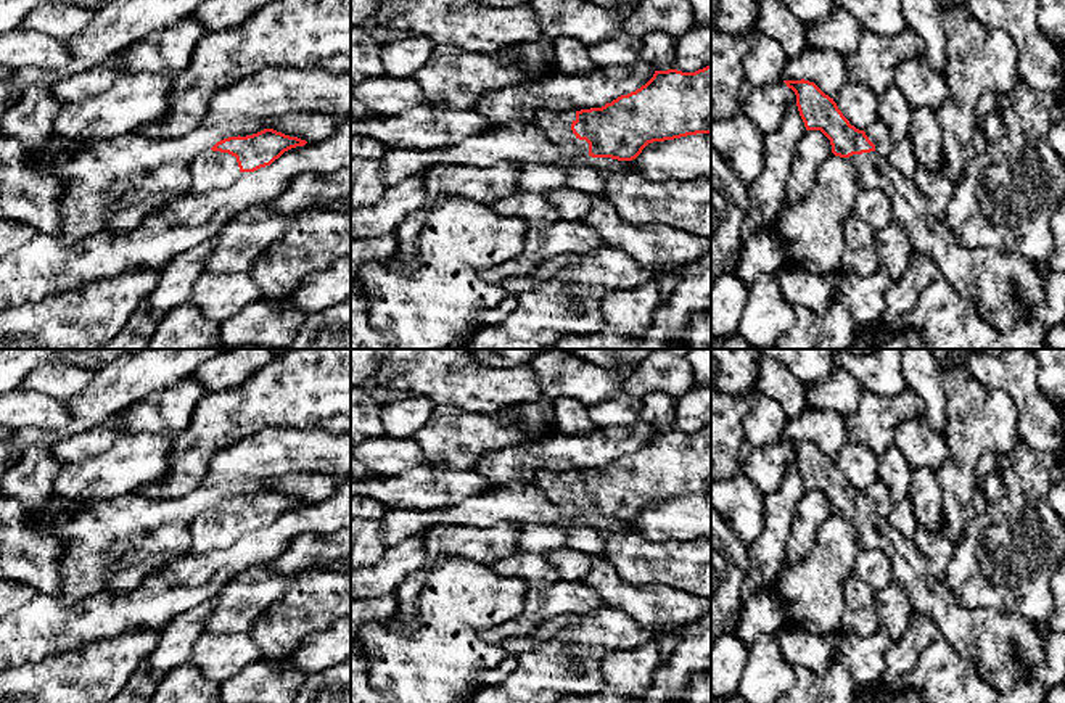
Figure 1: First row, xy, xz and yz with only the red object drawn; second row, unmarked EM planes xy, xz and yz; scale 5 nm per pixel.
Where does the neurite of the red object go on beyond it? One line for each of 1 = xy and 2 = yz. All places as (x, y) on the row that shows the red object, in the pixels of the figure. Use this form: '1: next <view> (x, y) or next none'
1: next xy (209, 169)
2: next yz (1006, 287)

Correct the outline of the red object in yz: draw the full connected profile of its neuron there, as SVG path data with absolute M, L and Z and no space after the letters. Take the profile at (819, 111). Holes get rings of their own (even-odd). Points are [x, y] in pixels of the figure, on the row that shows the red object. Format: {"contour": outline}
{"contour": "M783 80L796 95L796 106L806 130L820 130L832 145L832 153L848 158L861 188L878 188L886 193L894 220L901 222L912 241L914 253L933 261L944 277L965 298L973 301L981 314L1002 333L1015 323L1030 320L1033 307L1044 299L1044 280L1036 264L1020 254L1005 254L996 248L967 248L946 227L927 211L927 199L912 179L906 179L886 156L875 150L864 130L856 129L838 109L833 98L825 95L814 82Z"}

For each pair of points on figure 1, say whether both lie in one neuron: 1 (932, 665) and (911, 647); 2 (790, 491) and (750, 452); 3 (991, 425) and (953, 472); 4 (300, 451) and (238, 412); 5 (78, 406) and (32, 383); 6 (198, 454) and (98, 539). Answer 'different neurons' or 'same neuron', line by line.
1: different neurons
2: different neurons
3: same neuron
4: different neurons
5: different neurons
6: different neurons

